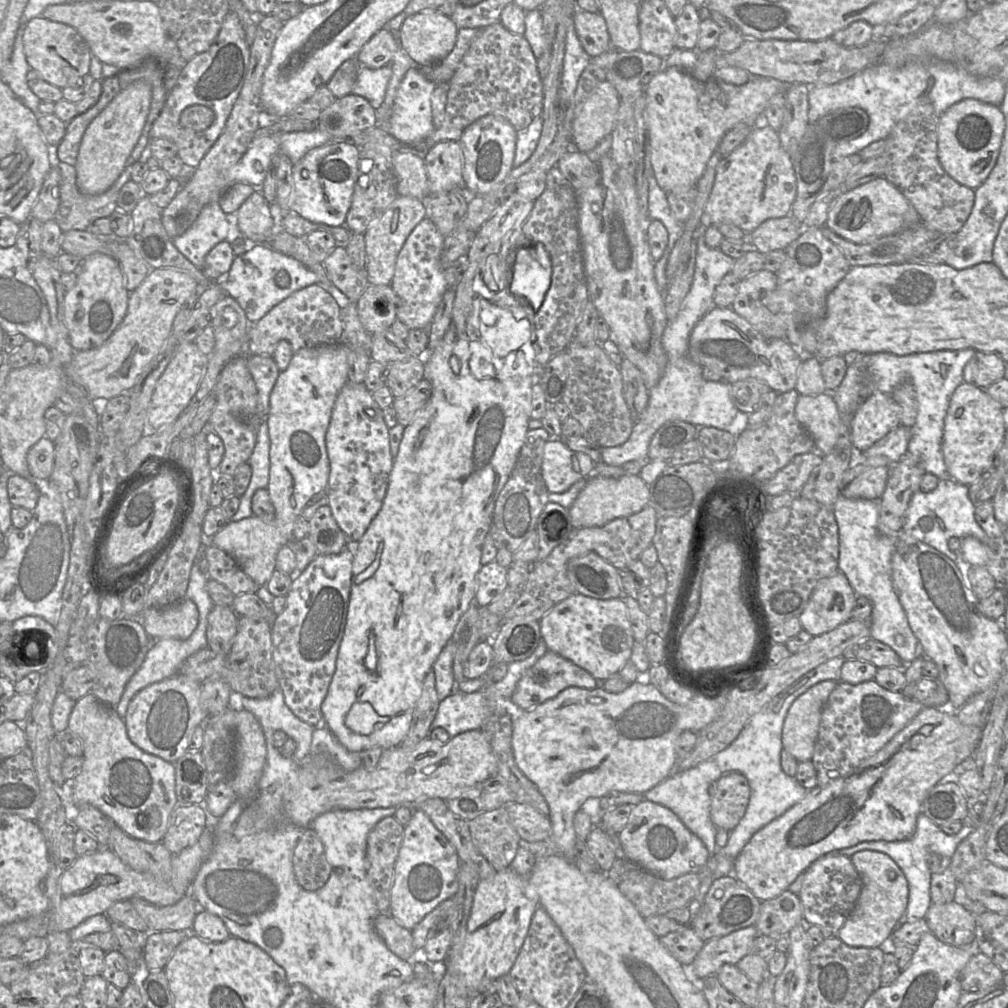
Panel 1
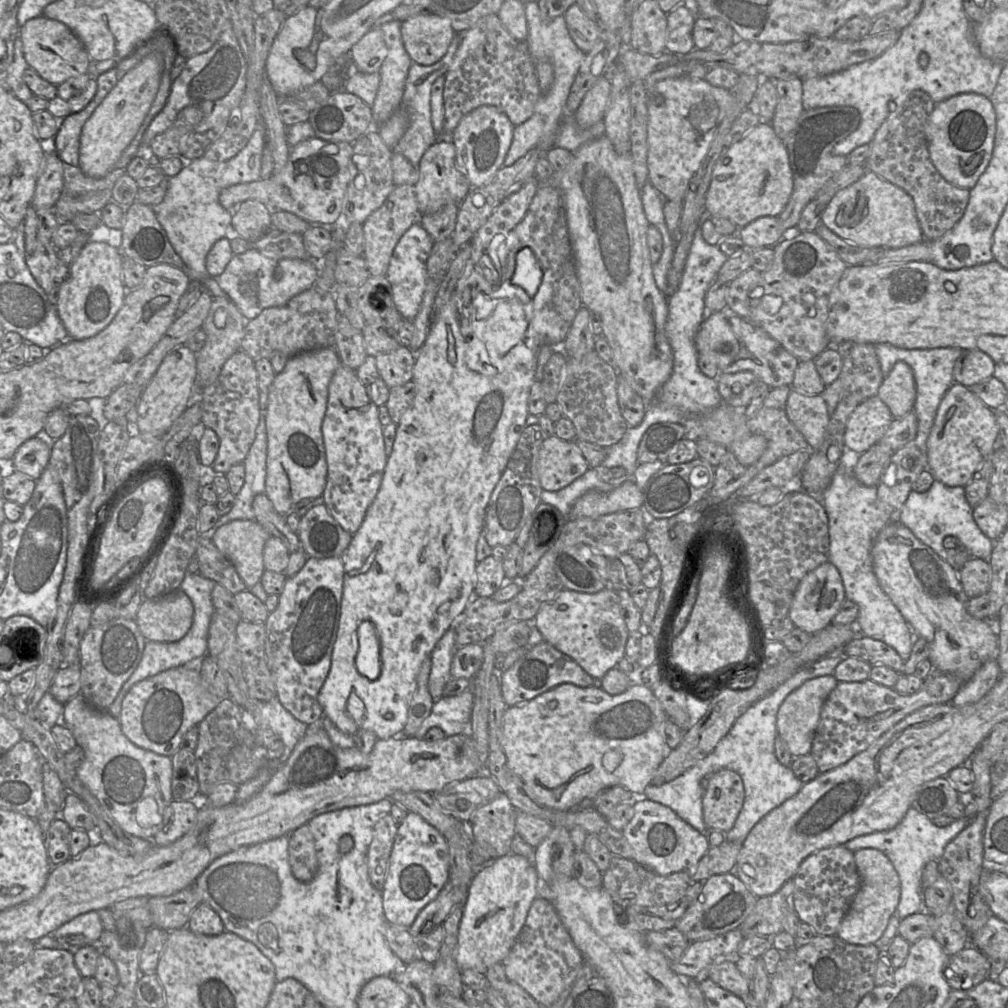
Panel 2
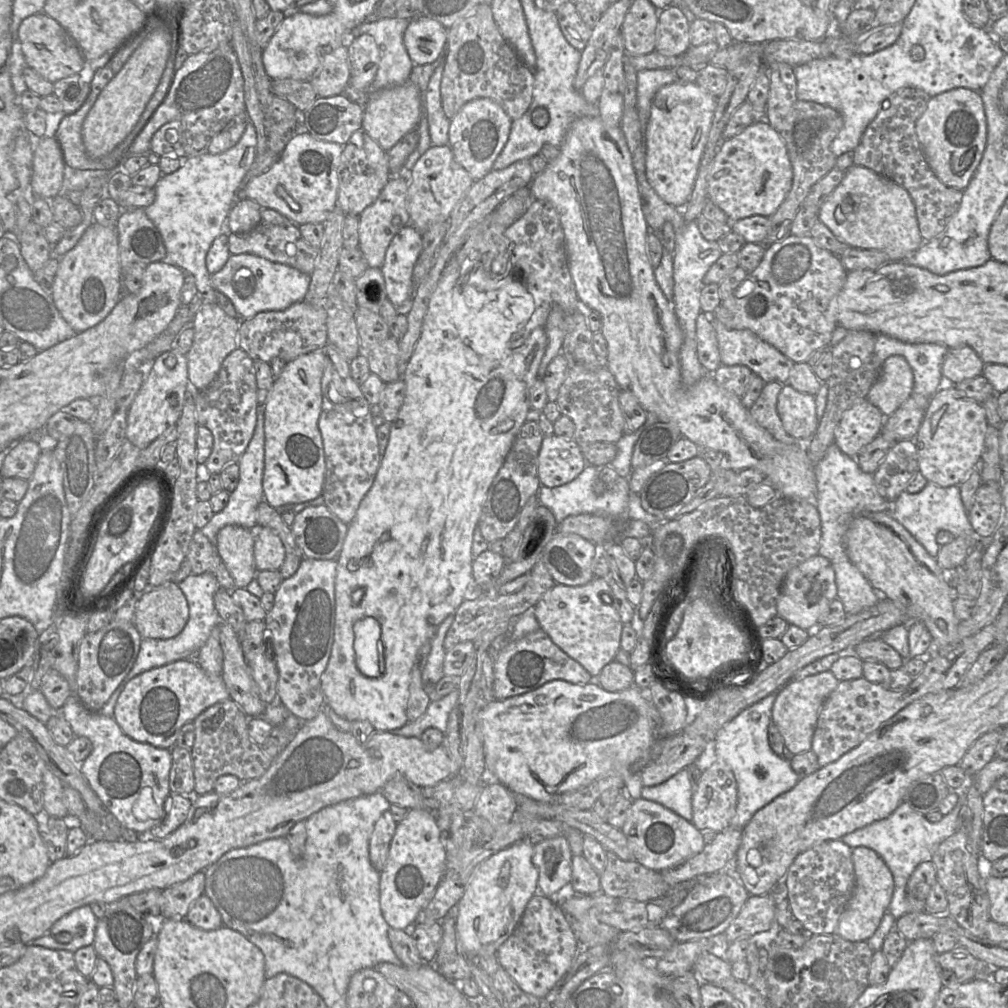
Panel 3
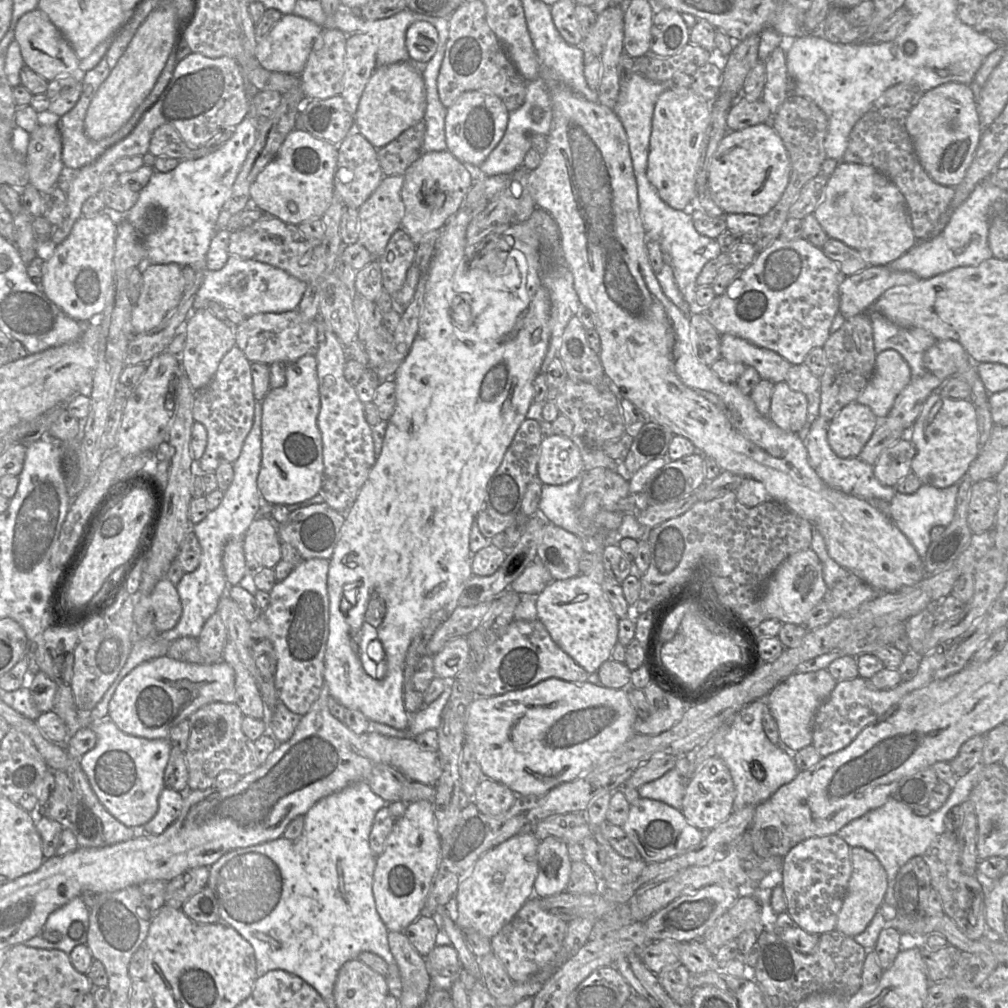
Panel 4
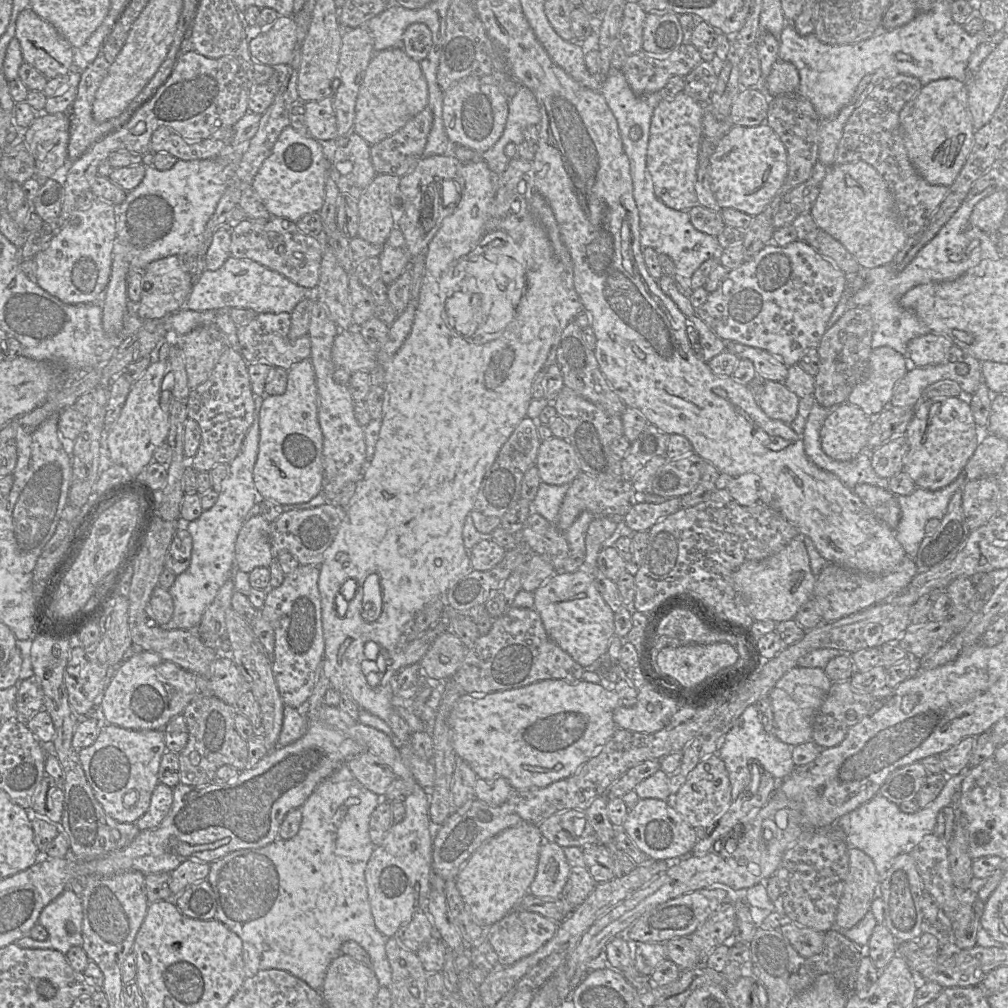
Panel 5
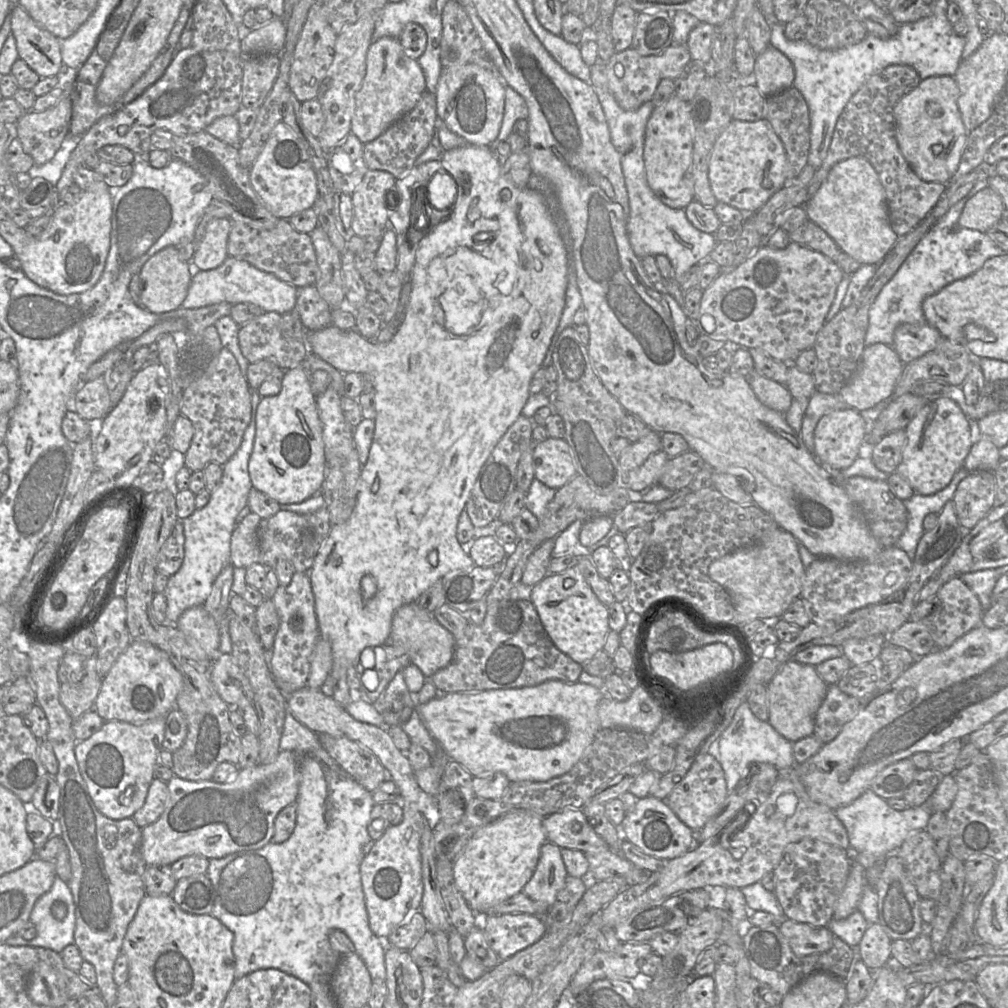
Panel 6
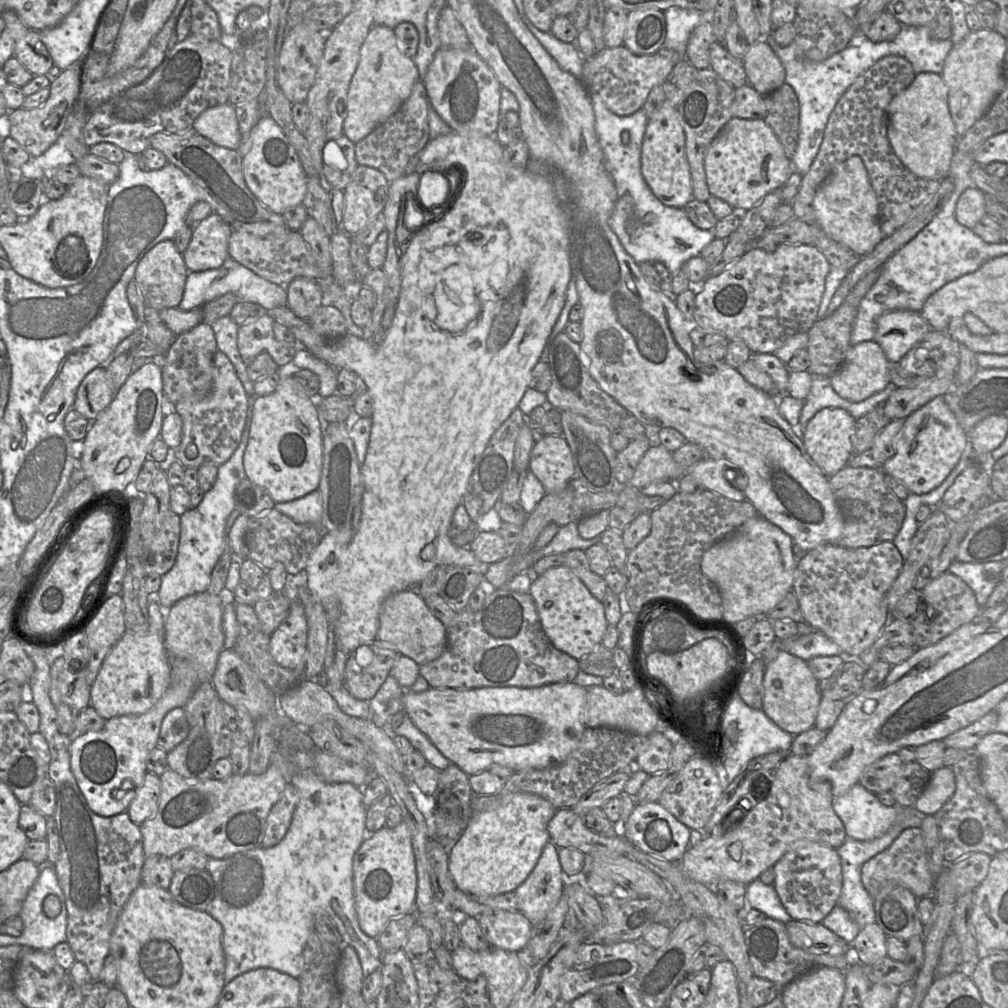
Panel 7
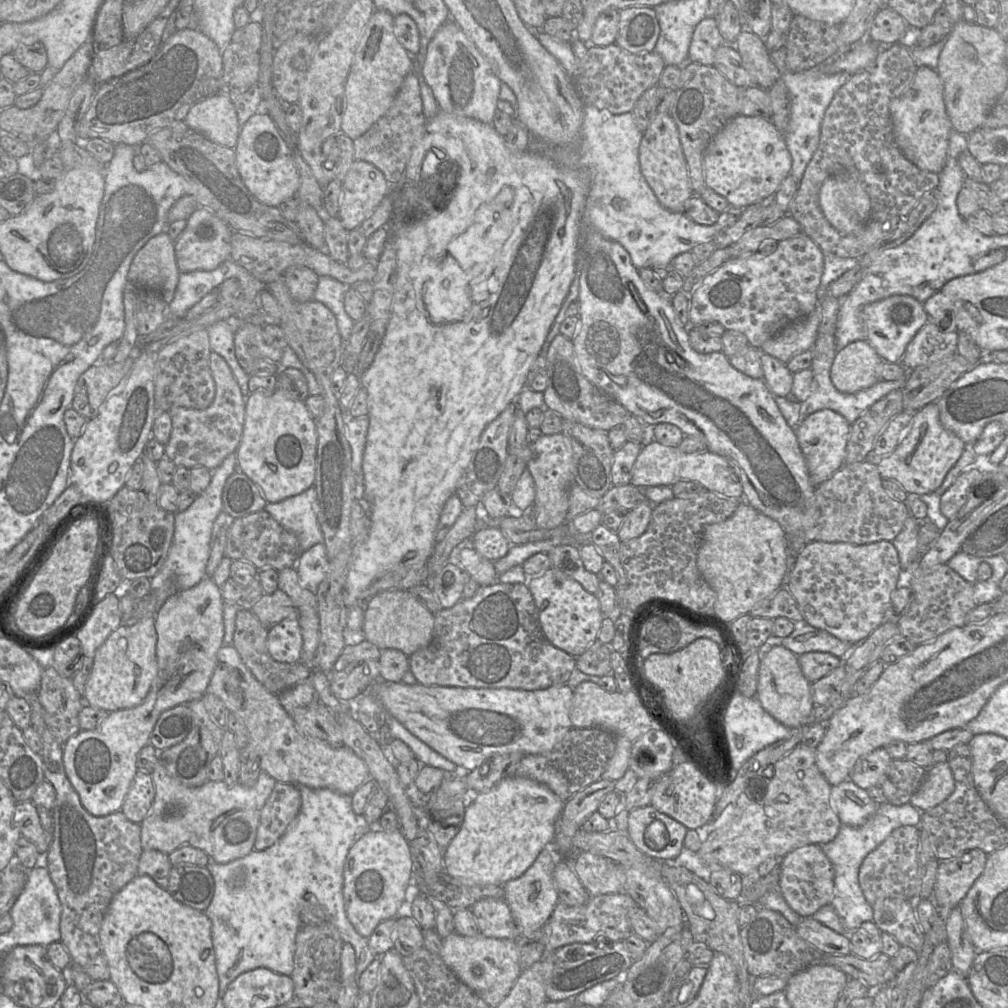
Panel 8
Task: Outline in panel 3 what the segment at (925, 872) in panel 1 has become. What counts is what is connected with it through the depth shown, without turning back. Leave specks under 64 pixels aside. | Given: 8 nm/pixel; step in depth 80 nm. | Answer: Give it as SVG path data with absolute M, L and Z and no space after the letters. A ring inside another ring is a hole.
M962 798L950 813L943 815L940 821L933 823L909 804L901 802L887 818L875 821L841 838L850 848L864 846L873 849L885 861L893 875L895 885L888 911L896 919L908 913L906 885L915 868L921 862L931 861L939 844L960 828L961 805Z

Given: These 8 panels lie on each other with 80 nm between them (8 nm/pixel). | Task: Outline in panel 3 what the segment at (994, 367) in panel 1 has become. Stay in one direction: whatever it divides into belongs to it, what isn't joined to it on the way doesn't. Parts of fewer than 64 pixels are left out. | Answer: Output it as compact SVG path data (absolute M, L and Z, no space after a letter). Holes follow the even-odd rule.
M970 346L949 348L944 356L941 372L943 378L954 383L982 374L985 363Z

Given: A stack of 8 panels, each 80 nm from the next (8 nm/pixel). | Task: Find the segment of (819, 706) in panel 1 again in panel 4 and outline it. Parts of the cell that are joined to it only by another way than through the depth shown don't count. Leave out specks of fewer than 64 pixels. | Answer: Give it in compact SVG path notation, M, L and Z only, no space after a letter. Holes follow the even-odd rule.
M820 669L808 673L793 673L769 692L766 704L777 723L781 746L795 753L812 744L815 714L821 703L829 697L836 683L827 669Z

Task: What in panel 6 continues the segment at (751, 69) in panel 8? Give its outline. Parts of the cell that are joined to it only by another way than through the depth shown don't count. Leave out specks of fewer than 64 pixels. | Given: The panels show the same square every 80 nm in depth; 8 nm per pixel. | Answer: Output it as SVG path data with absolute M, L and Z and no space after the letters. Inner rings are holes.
M770 45L756 56L753 75L755 86L768 97L792 87L795 70L787 56Z

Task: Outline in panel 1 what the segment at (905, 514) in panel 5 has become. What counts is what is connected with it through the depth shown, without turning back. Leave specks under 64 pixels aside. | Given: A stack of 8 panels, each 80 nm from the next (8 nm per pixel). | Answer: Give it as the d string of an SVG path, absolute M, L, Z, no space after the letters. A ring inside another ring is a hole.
M939 479L938 485L929 493L916 491L909 502L902 531L929 546L937 549L949 559L954 561L961 569L968 568L962 557L956 556L954 551L949 549L948 540L956 537L963 539L967 536L973 536L990 548L1001 550L1003 540L993 541L984 530L979 526L975 519L976 506L971 502L968 496L968 485L955 482L953 479Z

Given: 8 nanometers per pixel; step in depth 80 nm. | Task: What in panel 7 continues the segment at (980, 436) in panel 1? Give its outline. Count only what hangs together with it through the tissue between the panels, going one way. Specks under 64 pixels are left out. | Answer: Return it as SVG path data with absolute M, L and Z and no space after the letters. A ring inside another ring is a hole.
M937 396L905 419L901 436L897 442L897 451L893 457L881 465L881 470L885 475L891 475L902 482L910 493L926 494L942 484L959 462L968 443L968 433L958 423L944 397Z

